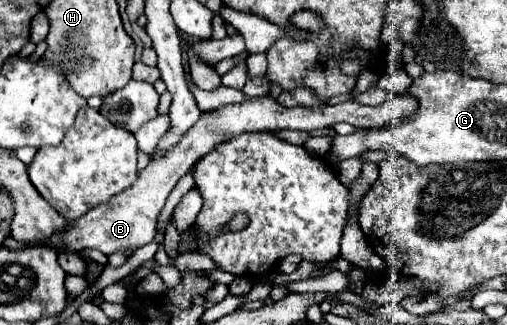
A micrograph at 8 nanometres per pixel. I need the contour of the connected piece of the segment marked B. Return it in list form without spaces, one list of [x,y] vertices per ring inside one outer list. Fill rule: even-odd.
[[[407,95],[399,97],[389,97],[383,105],[377,107],[367,107],[359,105],[357,101],[345,101],[337,105],[327,105],[327,107],[295,107],[287,109],[273,101],[271,97],[259,97],[247,103],[239,105],[223,105],[217,111],[203,113],[199,117],[199,123],[187,131],[183,137],[183,143],[167,155],[167,159],[159,159],[159,163],[151,161],[141,173],[139,179],[123,193],[115,195],[111,203],[103,203],[99,207],[93,207],[79,219],[67,223],[63,231],[57,231],[51,235],[47,241],[55,251],[81,251],[81,249],[99,249],[105,255],[111,255],[115,251],[129,251],[135,253],[141,245],[147,245],[155,239],[155,225],[157,225],[157,215],[163,209],[169,193],[177,185],[177,181],[191,169],[191,163],[203,155],[203,151],[209,151],[219,139],[231,139],[231,135],[241,135],[243,131],[281,131],[281,129],[299,129],[299,131],[315,131],[323,127],[331,127],[339,121],[351,123],[353,127],[383,127],[391,123],[395,117],[411,115],[415,109],[415,99]]]

